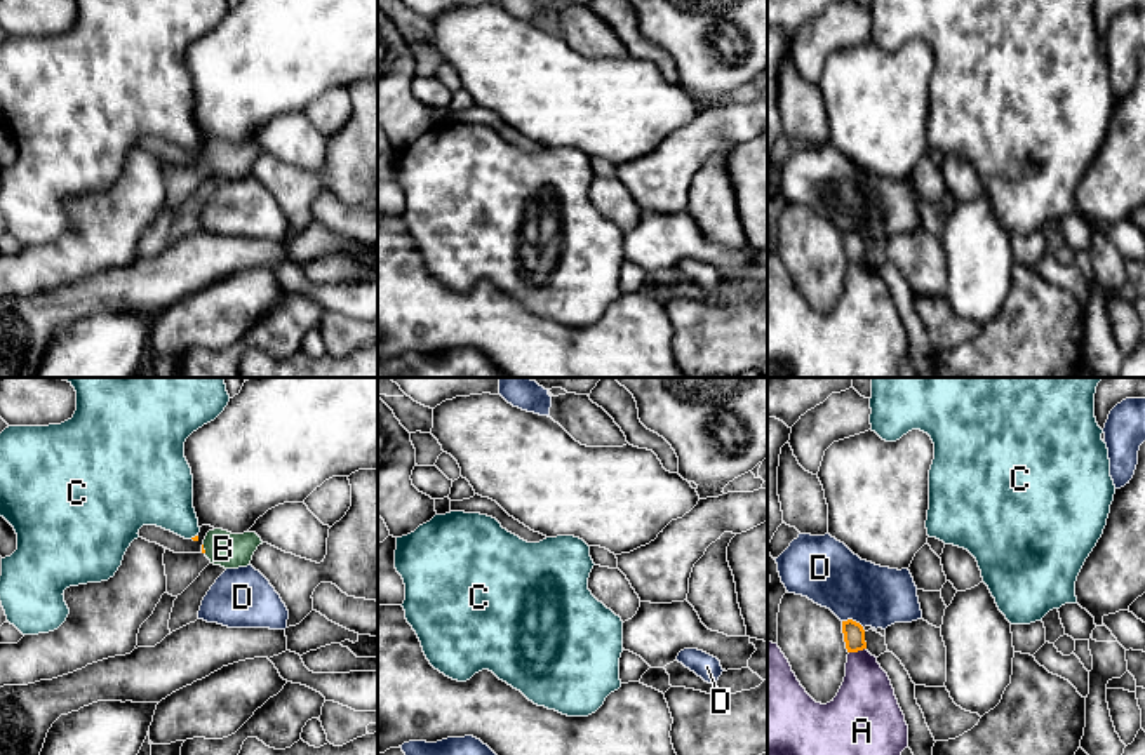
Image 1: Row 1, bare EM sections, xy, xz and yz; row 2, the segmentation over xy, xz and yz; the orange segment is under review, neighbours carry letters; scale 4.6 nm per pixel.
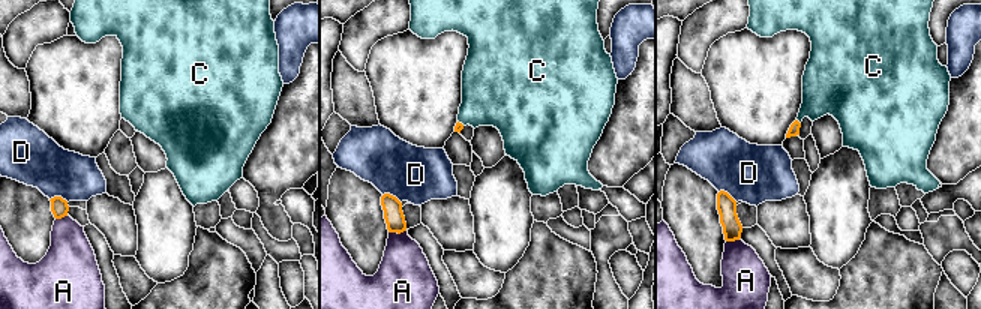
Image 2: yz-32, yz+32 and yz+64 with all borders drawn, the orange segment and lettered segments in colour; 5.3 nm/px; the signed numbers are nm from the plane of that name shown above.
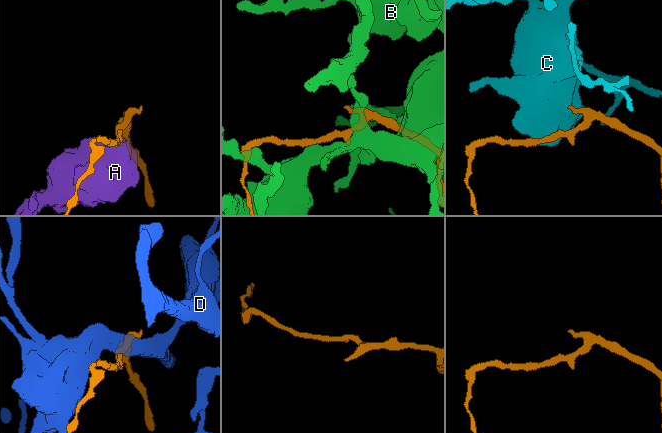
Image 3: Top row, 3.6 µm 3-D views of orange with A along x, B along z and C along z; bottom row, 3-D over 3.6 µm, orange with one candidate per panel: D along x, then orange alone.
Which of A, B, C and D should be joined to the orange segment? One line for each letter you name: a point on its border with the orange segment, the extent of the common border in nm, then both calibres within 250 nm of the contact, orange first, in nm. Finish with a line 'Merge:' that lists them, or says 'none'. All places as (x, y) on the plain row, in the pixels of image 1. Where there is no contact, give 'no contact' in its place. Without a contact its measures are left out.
C: contact xy (195, 146); length 40 nm; calibres 20 and 300 nm
Merge: C

